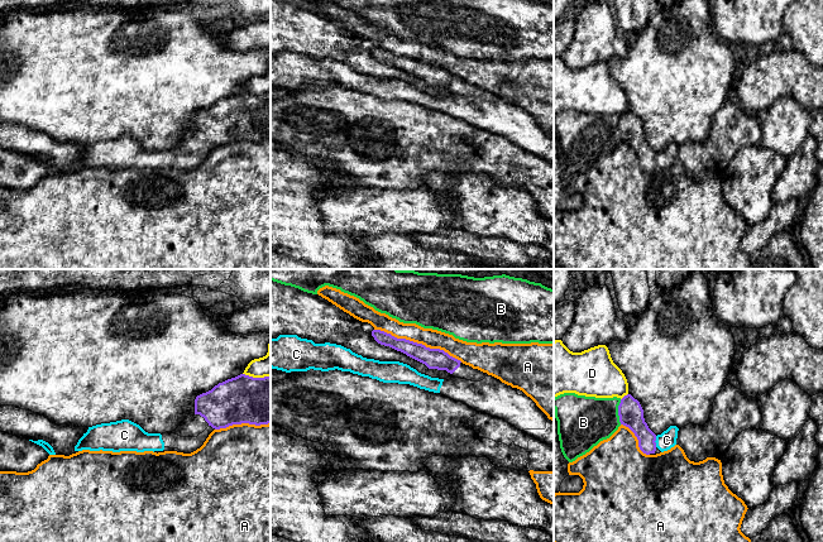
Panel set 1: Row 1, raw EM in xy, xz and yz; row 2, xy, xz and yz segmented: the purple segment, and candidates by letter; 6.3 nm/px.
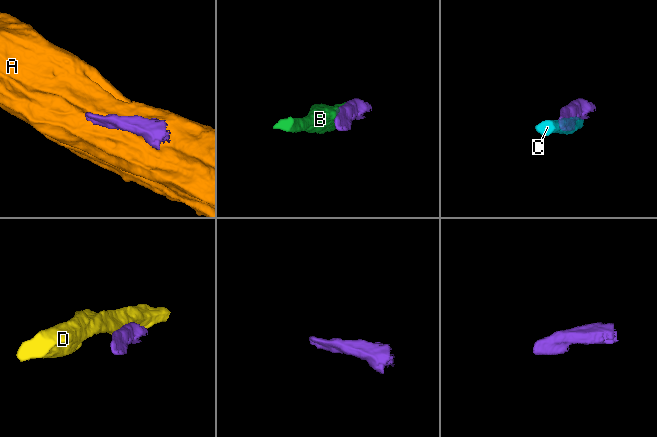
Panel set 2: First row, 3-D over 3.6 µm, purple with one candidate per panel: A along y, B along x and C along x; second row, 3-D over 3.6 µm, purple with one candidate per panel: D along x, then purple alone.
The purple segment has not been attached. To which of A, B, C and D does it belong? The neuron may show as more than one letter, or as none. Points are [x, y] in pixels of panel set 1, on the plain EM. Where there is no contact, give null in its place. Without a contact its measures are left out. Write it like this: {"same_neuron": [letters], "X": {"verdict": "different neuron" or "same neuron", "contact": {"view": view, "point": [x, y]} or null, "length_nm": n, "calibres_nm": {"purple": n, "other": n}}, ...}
{"same_neuron": ["C"], "A": {"verdict": "different neuron", "contact": {"view": "xz", "point": [419, 61]}, "length_nm": 600, "calibres_nm": {"purple": 130, "other": 120}}, "B": {"verdict": "different neuron", "contact": {"view": "yz", "point": [618, 129]}, "length_nm": 160, "calibres_nm": {"purple": 160, "other": 320}}, "C": {"verdict": "same neuron", "contact": {"view": "yz", "point": [655, 157]}, "length_nm": 70, "calibres_nm": {"purple": 160, "other": 110}}, "D": {"verdict": "different neuron", "contact": {"view": "yz", "point": [623, 114]}, "length_nm": 60, "calibres_nm": {"purple": 160, "other": 300}}}

